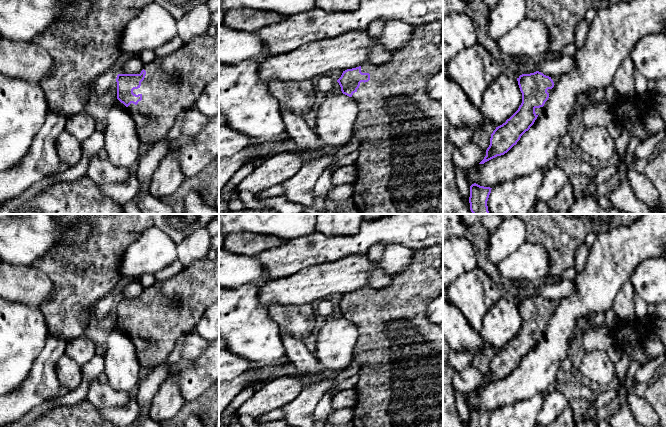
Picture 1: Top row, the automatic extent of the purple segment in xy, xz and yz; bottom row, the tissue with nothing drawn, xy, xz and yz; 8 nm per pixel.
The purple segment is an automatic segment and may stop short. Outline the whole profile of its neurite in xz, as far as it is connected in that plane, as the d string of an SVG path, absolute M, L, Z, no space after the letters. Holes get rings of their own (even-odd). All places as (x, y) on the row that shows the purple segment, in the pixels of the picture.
M443 21L415 26L411 40L402 49L391 53L391 60L388 63L374 65L366 62L359 67L343 71L341 77L337 80L342 93L352 97L359 109L355 122L356 132L354 137L359 140L360 147L359 157L355 162L356 179L352 200L361 214L443 214L443 106L440 101L430 98L426 90L428 80L443 69L442 30Z

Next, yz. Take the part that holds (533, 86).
M539 71L522 74L517 78L522 103L505 123L493 131L486 156L479 164L504 155L517 144L521 136L537 121L538 115L544 112L558 78L546 76Z

